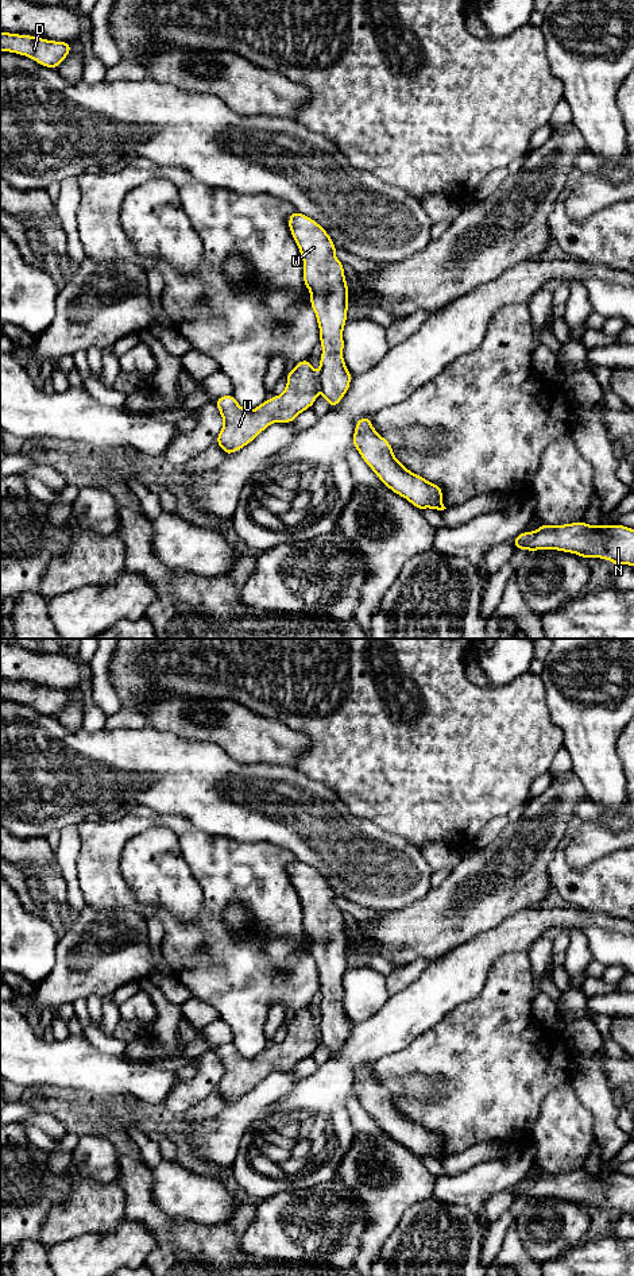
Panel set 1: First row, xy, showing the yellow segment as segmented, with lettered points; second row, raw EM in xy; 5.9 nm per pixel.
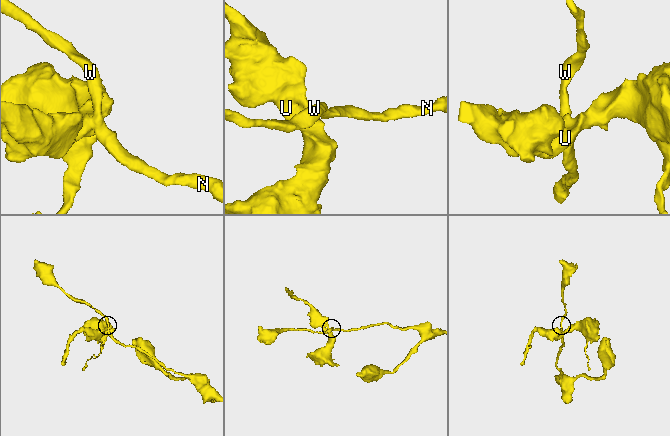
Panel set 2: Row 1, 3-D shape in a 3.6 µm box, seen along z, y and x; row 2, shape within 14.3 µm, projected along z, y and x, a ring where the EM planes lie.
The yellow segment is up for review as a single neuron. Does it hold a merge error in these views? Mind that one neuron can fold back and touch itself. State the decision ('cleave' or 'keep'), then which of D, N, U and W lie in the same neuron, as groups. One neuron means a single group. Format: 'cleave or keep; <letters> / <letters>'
cleave; D N W / U

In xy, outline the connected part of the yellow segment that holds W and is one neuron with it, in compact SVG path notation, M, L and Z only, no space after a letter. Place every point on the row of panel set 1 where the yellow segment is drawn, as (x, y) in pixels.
M297 211L287 223L304 261L304 284L310 290L320 328L322 354L317 381L332 409L348 392L352 378L343 358L349 297L344 267L335 255L337 247L318 223Z

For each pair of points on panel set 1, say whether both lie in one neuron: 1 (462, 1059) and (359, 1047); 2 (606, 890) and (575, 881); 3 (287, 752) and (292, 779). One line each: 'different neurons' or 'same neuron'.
1: different neurons
2: same neuron
3: different neurons

